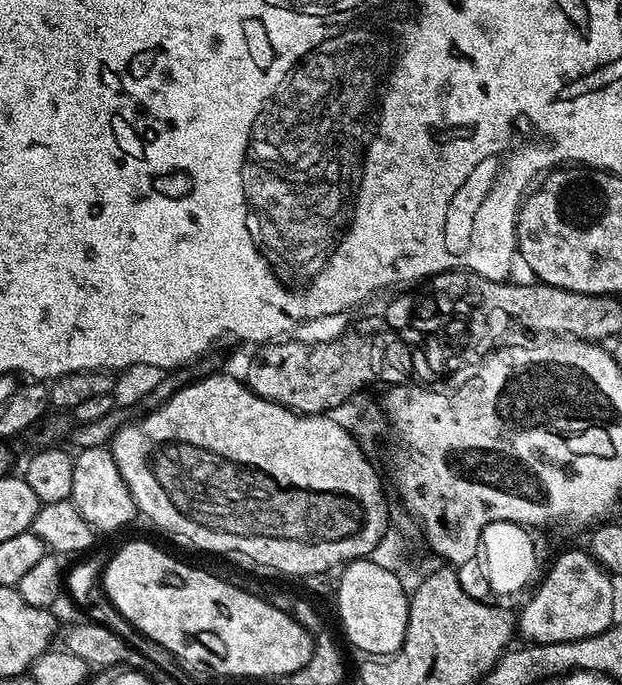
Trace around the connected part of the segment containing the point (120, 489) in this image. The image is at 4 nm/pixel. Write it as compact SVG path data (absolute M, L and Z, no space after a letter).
M107 447L85 448L75 457L72 465L72 505L82 514L82 518L97 533L116 532L124 528L132 519L137 519L138 509L128 489L116 460Z

